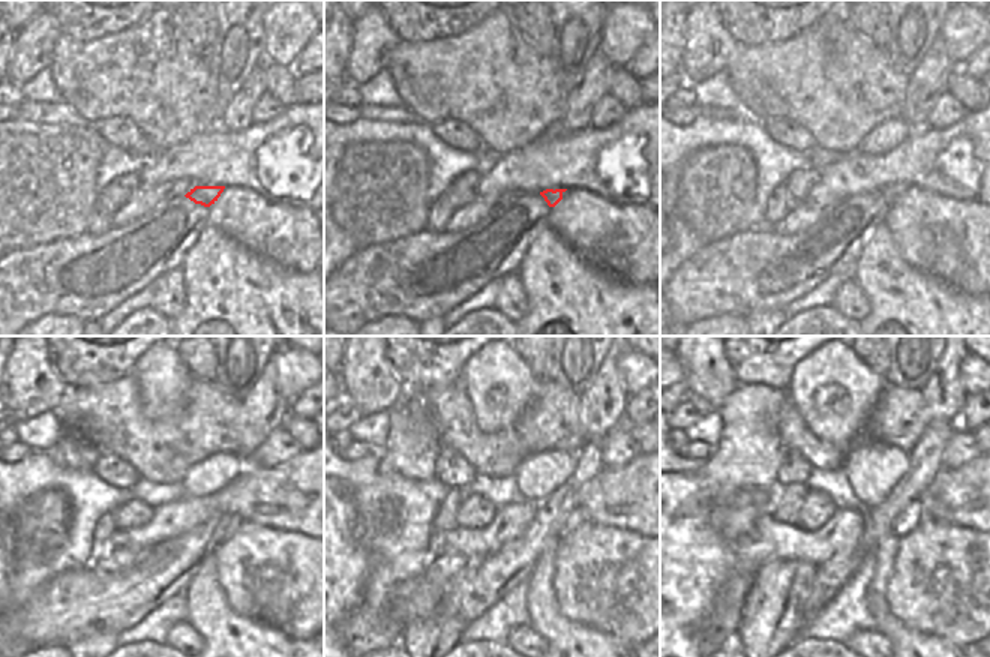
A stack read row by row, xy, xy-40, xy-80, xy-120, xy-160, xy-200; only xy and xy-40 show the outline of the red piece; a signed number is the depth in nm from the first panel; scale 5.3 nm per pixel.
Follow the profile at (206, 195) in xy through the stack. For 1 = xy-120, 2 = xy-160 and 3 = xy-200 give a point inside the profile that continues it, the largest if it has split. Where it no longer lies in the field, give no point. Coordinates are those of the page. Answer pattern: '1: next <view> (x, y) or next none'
1: next xy-120 (228, 525)
2: next xy-160 (576, 518)
3: next xy-200 (914, 513)

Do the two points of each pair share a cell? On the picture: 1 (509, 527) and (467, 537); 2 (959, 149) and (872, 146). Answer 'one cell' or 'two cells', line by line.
1: one cell
2: two cells

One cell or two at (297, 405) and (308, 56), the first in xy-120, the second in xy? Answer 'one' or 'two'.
one

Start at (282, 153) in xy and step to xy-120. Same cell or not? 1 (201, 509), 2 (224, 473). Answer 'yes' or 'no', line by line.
1: yes
2: no

